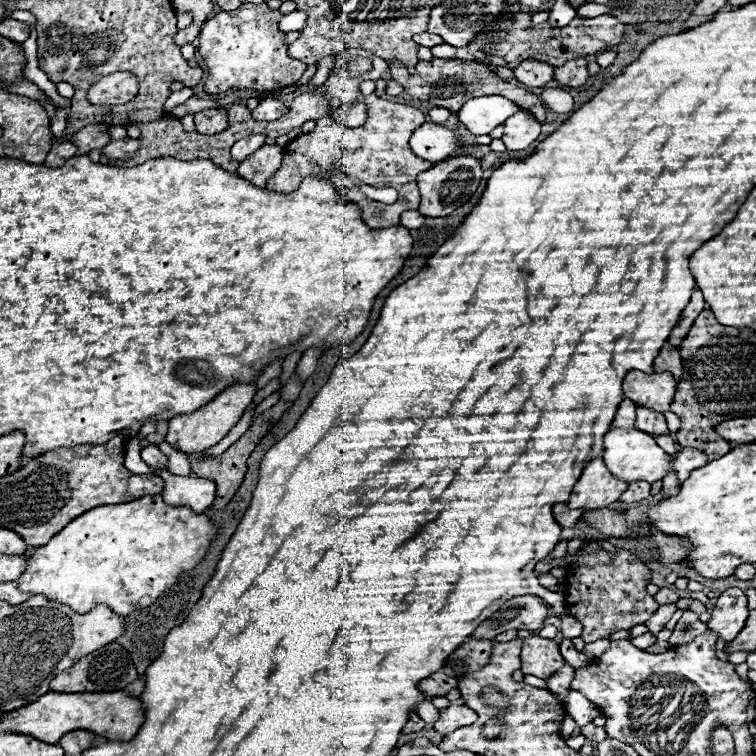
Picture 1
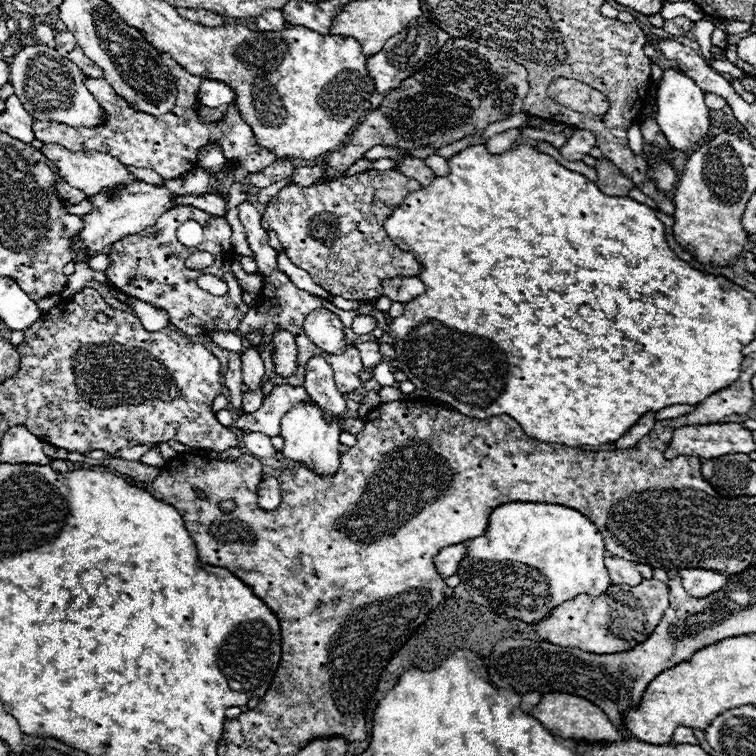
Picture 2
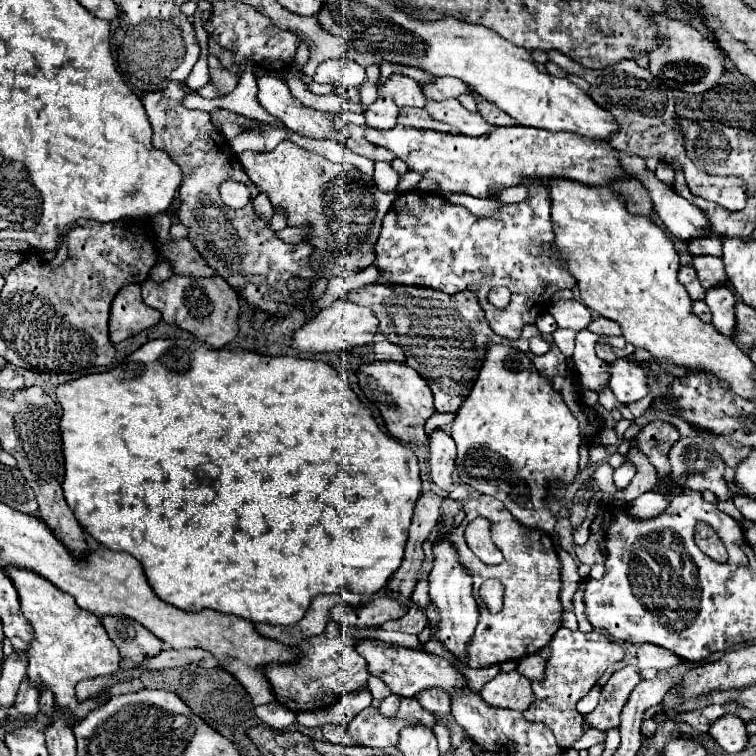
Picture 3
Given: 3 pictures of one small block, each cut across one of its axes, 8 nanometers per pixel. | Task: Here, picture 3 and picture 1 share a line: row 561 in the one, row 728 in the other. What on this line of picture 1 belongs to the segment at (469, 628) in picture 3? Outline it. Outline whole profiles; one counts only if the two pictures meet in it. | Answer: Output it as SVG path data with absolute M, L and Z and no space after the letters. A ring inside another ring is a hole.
M448 706L440 710L440 718L434 724L434 730L438 730L440 734L450 734L460 726L470 726L472 722L476 722L476 718L476 712L468 706Z

